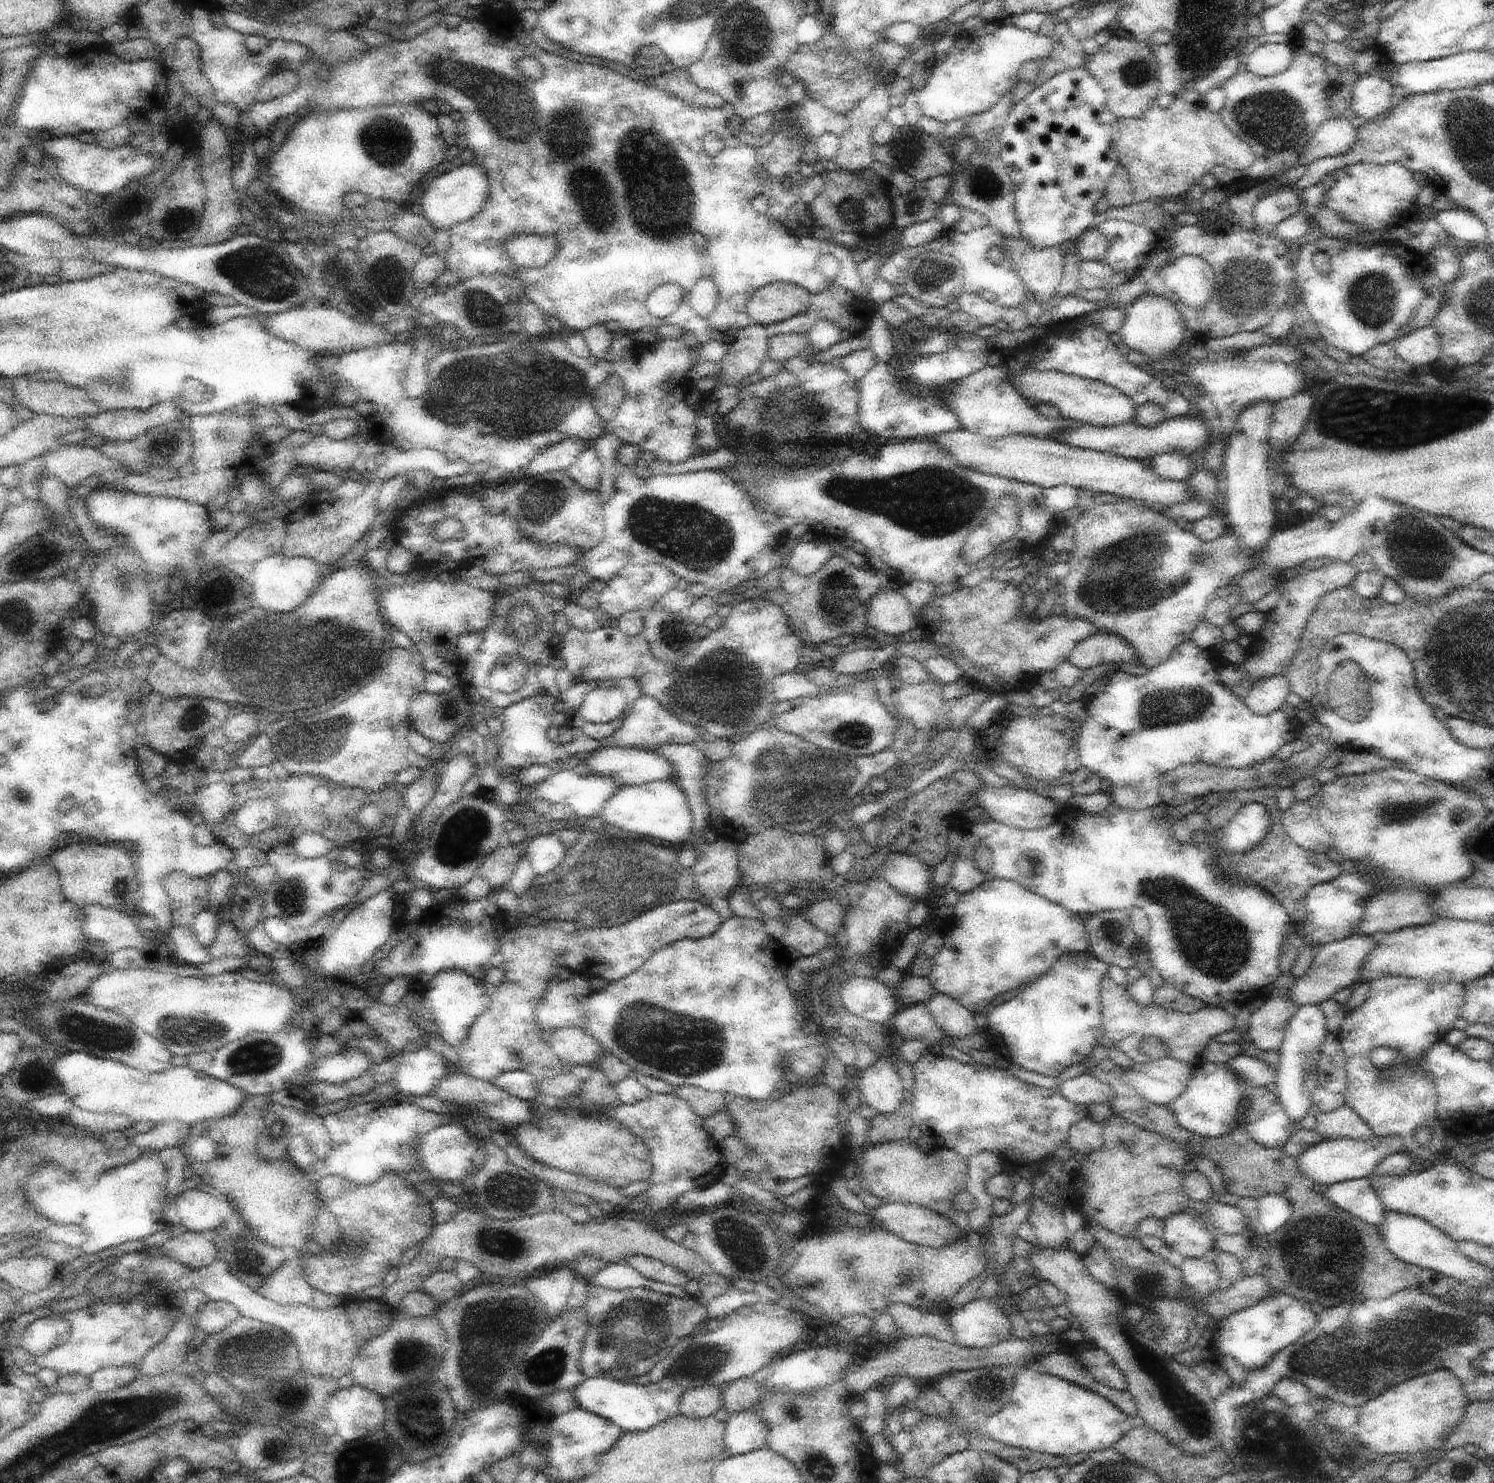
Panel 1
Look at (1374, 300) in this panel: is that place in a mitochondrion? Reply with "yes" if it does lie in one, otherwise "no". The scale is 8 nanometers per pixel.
yes

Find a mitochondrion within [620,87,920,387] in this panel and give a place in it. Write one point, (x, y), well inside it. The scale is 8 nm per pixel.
(669, 221)

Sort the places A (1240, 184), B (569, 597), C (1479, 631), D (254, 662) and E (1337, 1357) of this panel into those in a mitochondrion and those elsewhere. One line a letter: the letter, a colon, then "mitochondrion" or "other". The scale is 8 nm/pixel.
A: other
B: other
C: mitochondrion
D: mitochondrion
E: mitochondrion

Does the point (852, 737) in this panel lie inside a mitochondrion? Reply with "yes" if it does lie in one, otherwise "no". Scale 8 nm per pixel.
yes

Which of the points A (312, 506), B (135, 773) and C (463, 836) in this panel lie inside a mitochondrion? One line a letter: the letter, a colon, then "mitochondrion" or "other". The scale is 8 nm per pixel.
A: other
B: other
C: mitochondrion

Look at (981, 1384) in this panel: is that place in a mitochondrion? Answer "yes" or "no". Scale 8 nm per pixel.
yes

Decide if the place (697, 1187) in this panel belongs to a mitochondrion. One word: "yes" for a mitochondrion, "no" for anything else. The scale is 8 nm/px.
no

